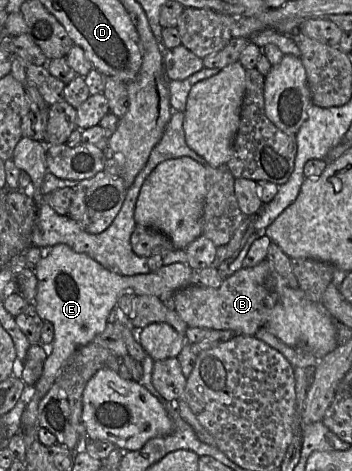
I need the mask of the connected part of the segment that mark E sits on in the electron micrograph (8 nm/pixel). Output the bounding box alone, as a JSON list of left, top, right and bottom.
[20,244,193,447]

